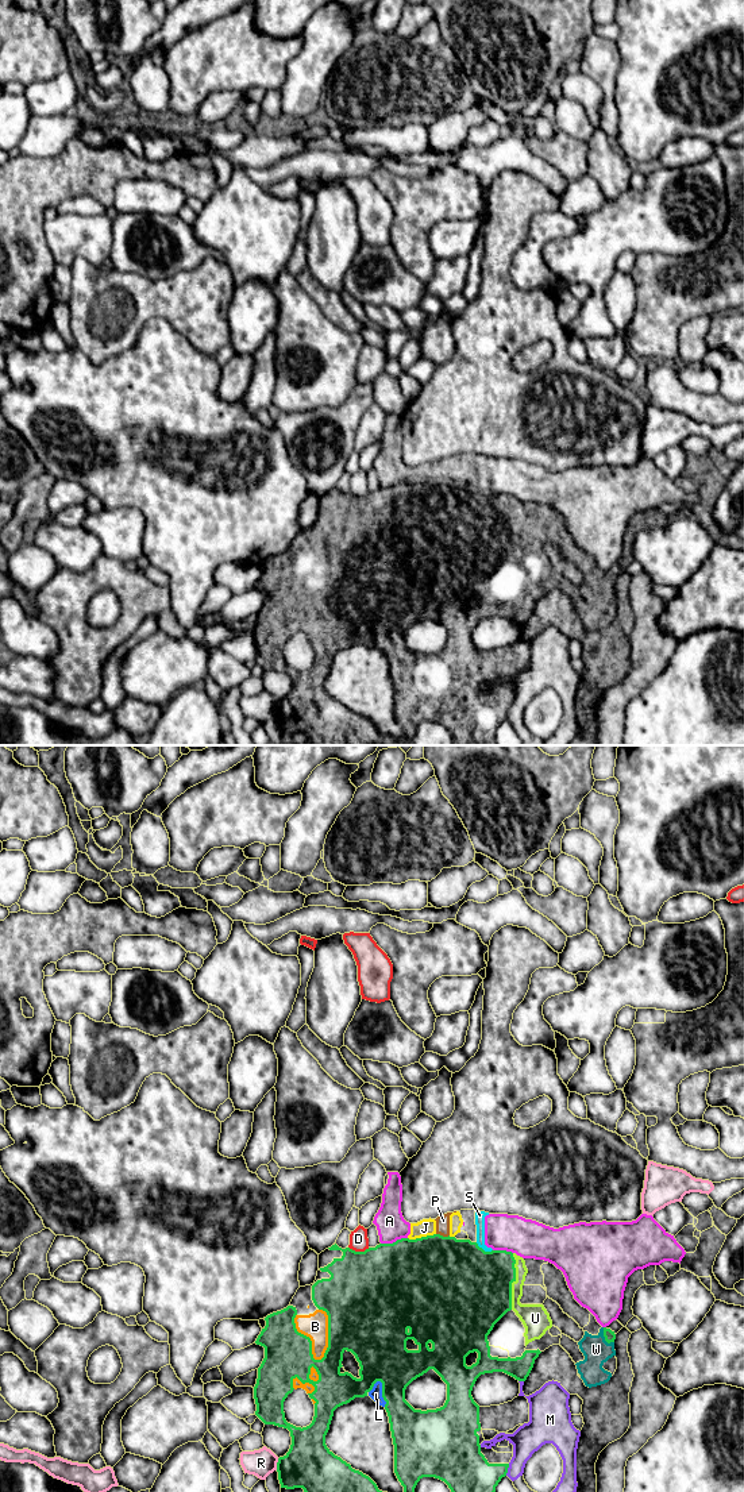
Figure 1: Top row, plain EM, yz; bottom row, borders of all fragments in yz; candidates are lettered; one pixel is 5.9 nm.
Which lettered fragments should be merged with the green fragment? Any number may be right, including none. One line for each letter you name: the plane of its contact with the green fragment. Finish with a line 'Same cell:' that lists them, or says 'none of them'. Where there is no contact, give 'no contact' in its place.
B: contact in yz
L: contact in yz
U: contact in yz
W: contact in yz
Same cell: B, L, U, W

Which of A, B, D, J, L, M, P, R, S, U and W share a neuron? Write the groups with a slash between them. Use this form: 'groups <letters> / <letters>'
groups A J M P S / B L U W / D / R

